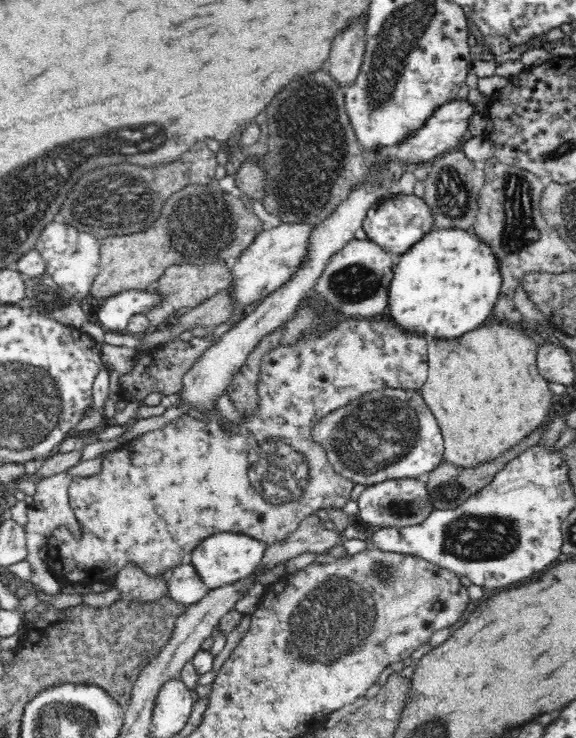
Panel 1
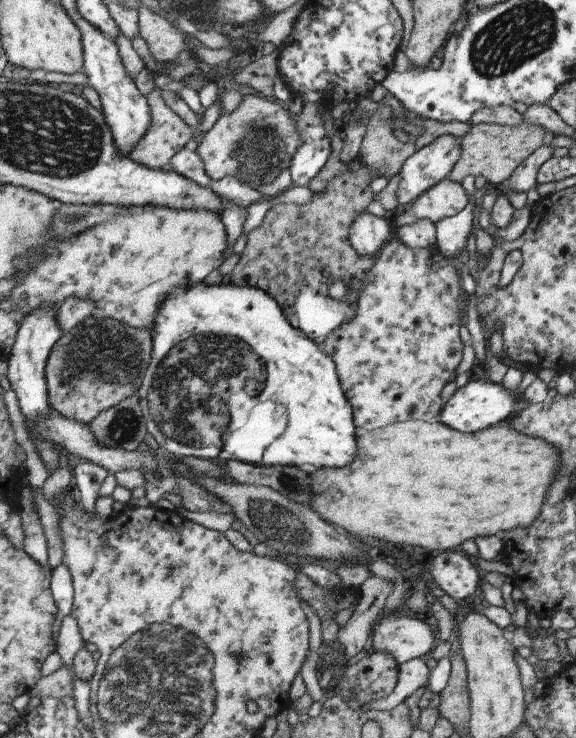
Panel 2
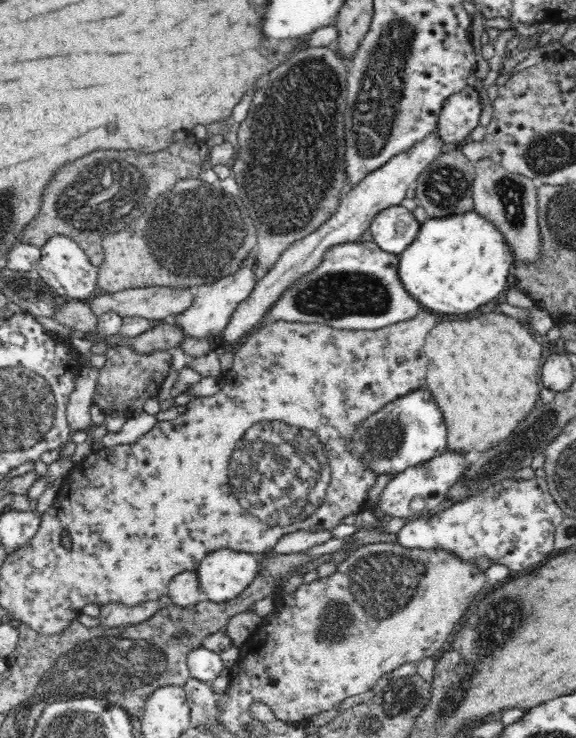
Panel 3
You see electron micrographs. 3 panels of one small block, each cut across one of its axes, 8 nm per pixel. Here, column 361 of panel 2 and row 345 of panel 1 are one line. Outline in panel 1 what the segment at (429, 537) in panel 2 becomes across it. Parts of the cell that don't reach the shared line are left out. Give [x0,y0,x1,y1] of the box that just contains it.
[420,322,558,470]

